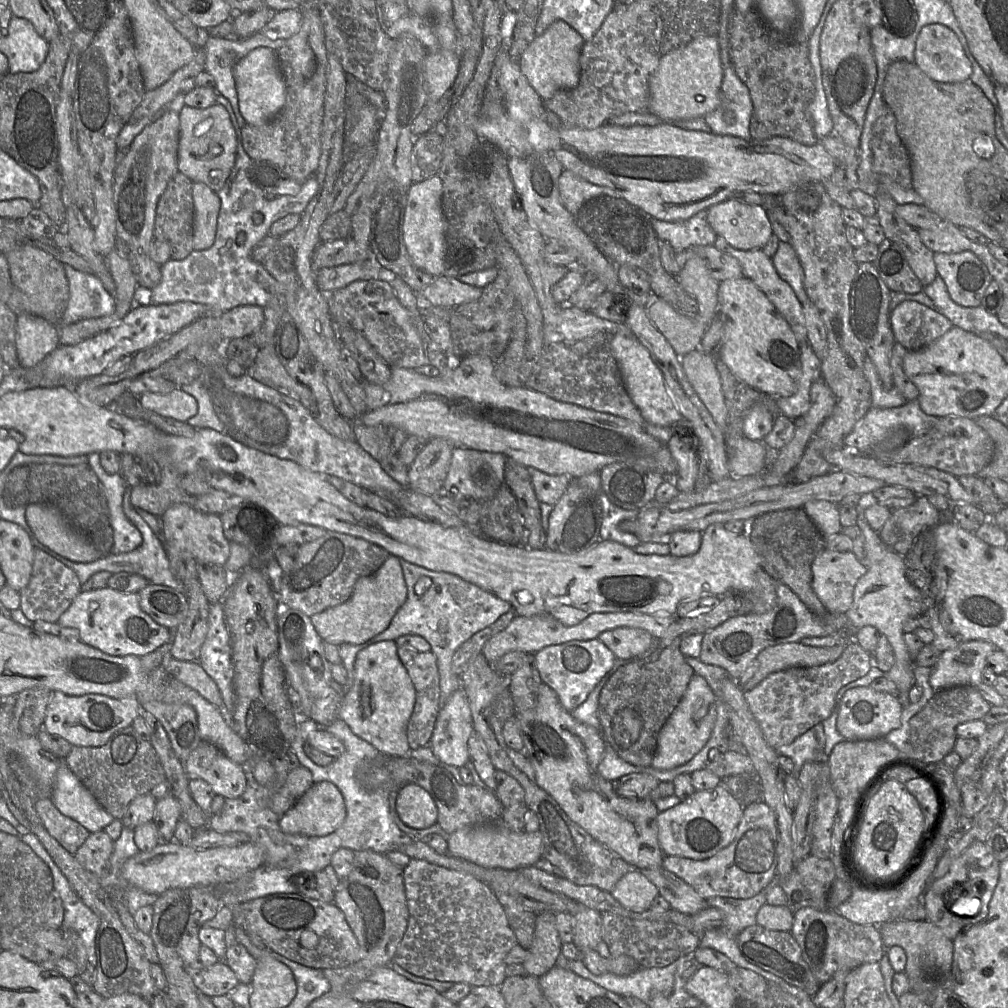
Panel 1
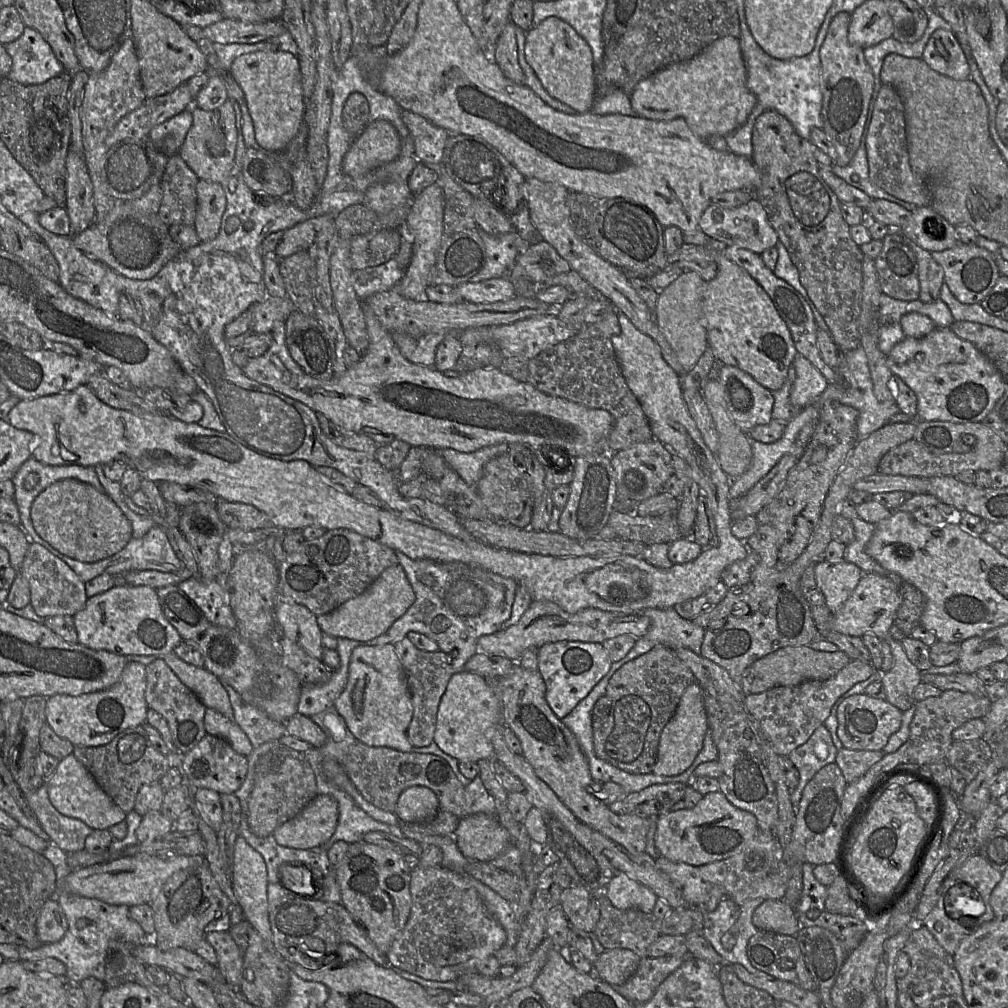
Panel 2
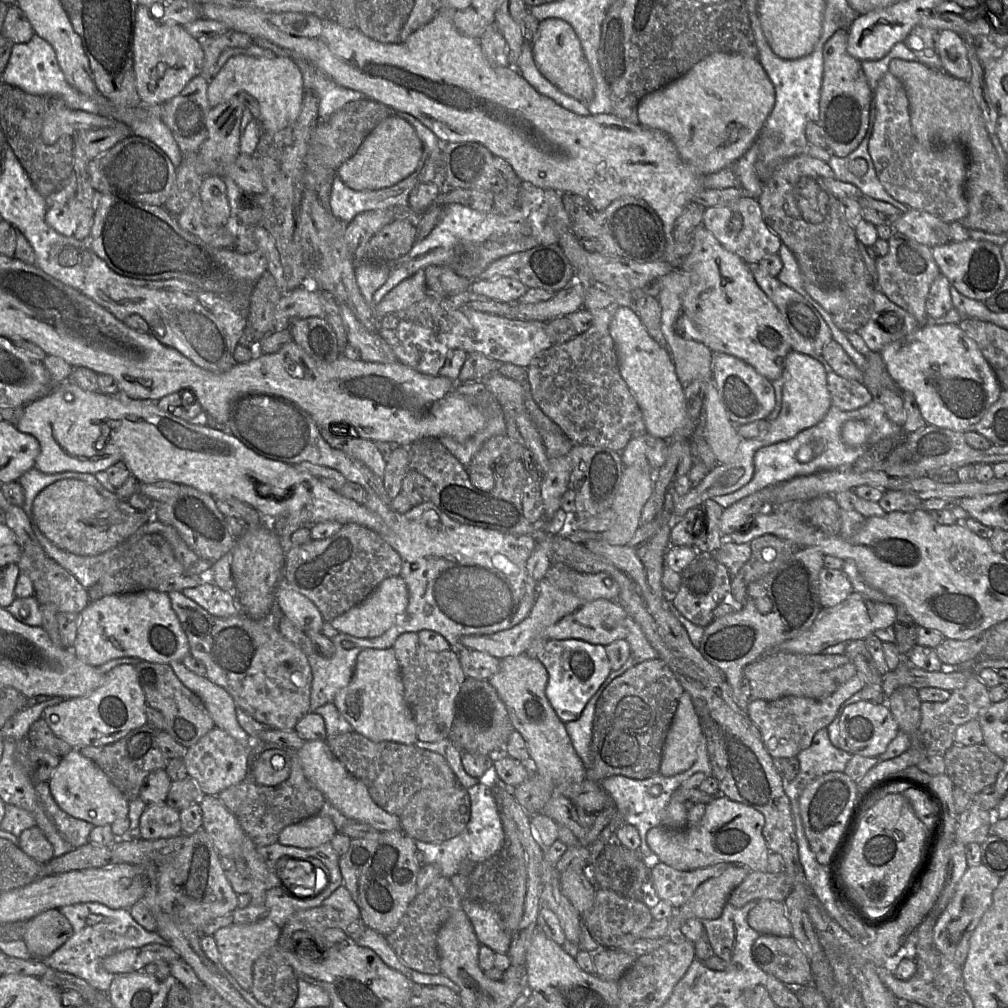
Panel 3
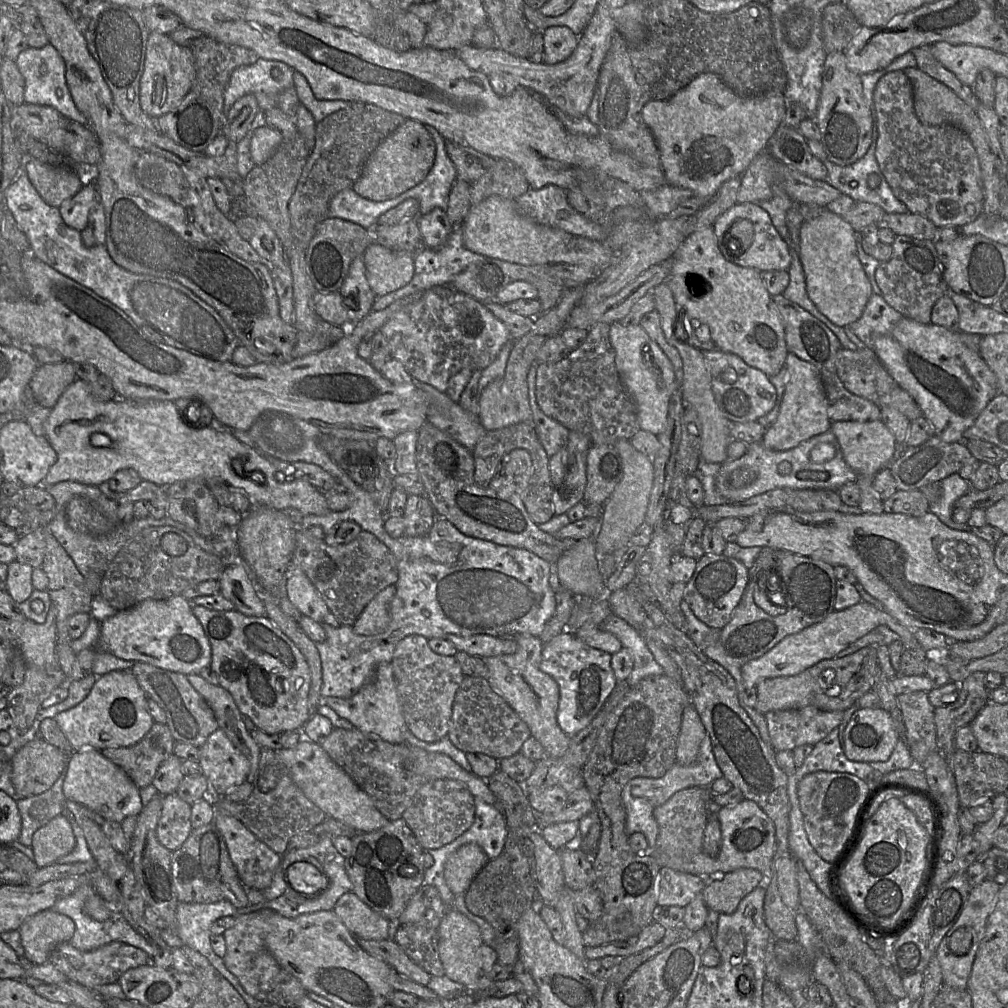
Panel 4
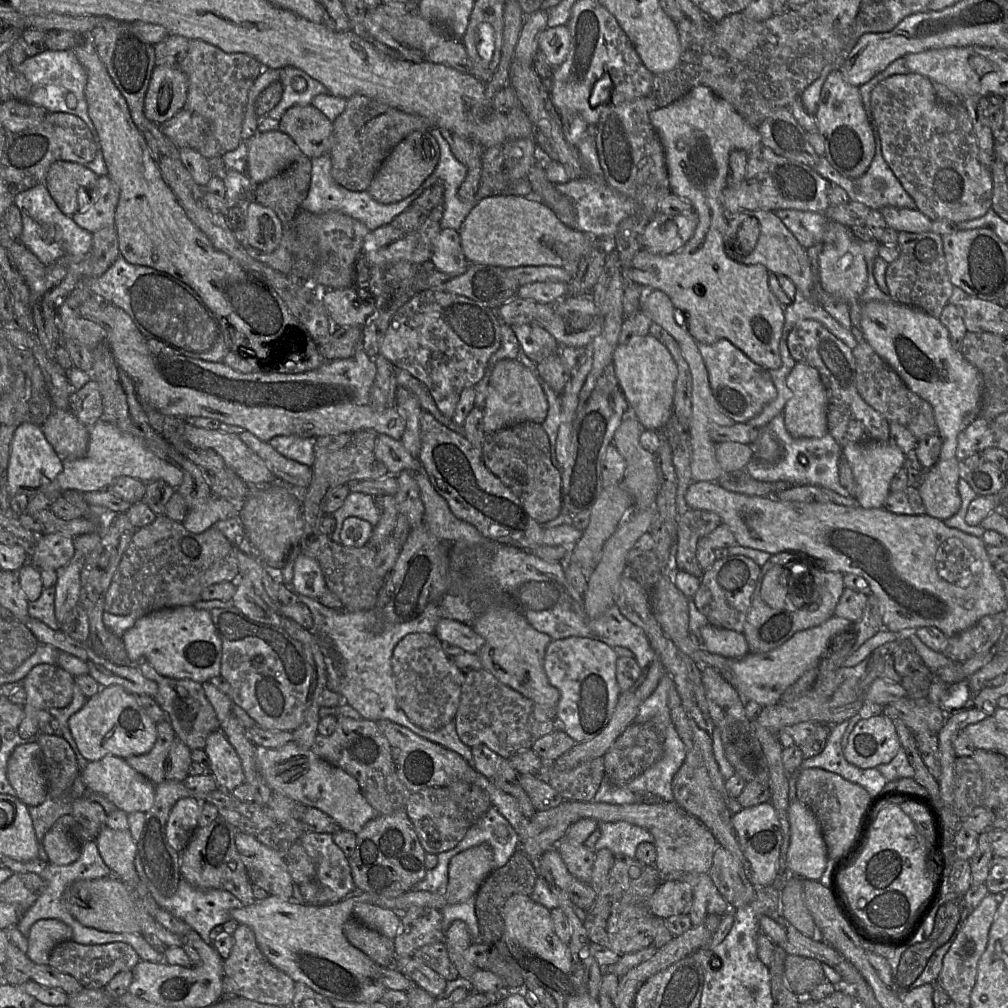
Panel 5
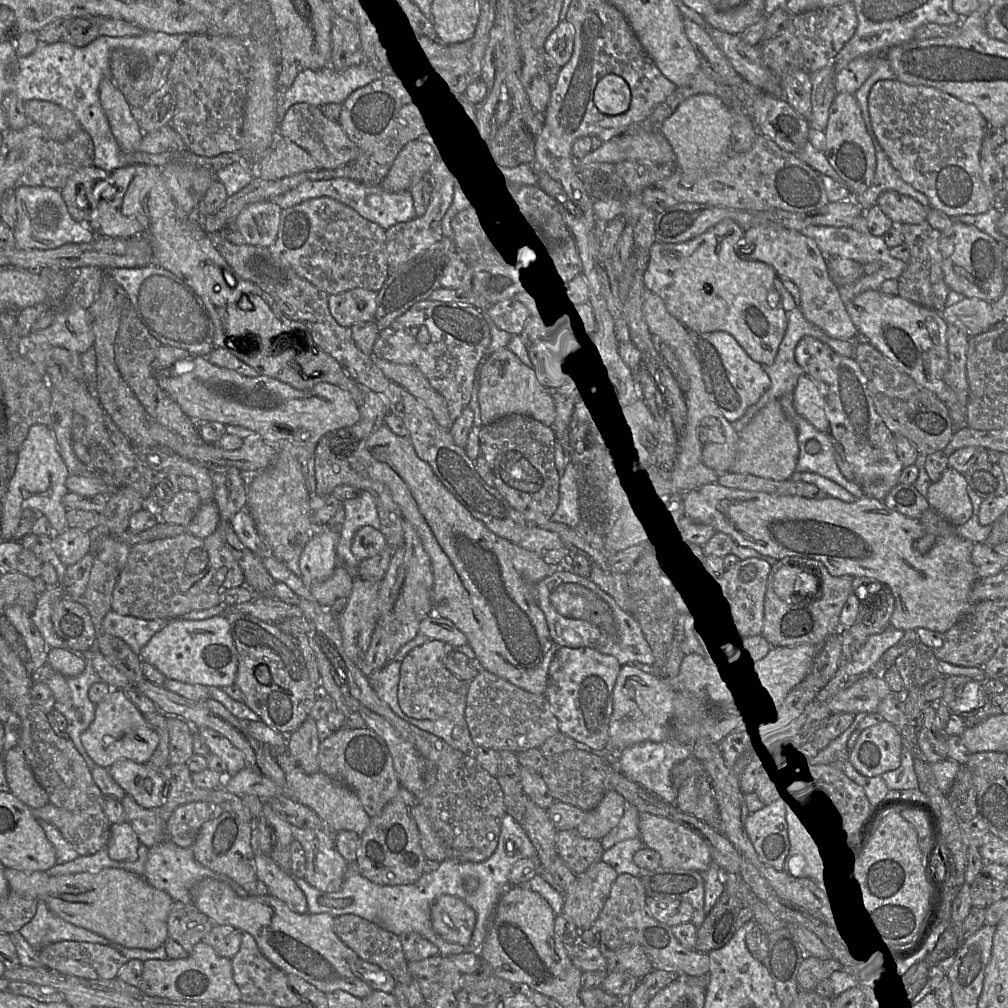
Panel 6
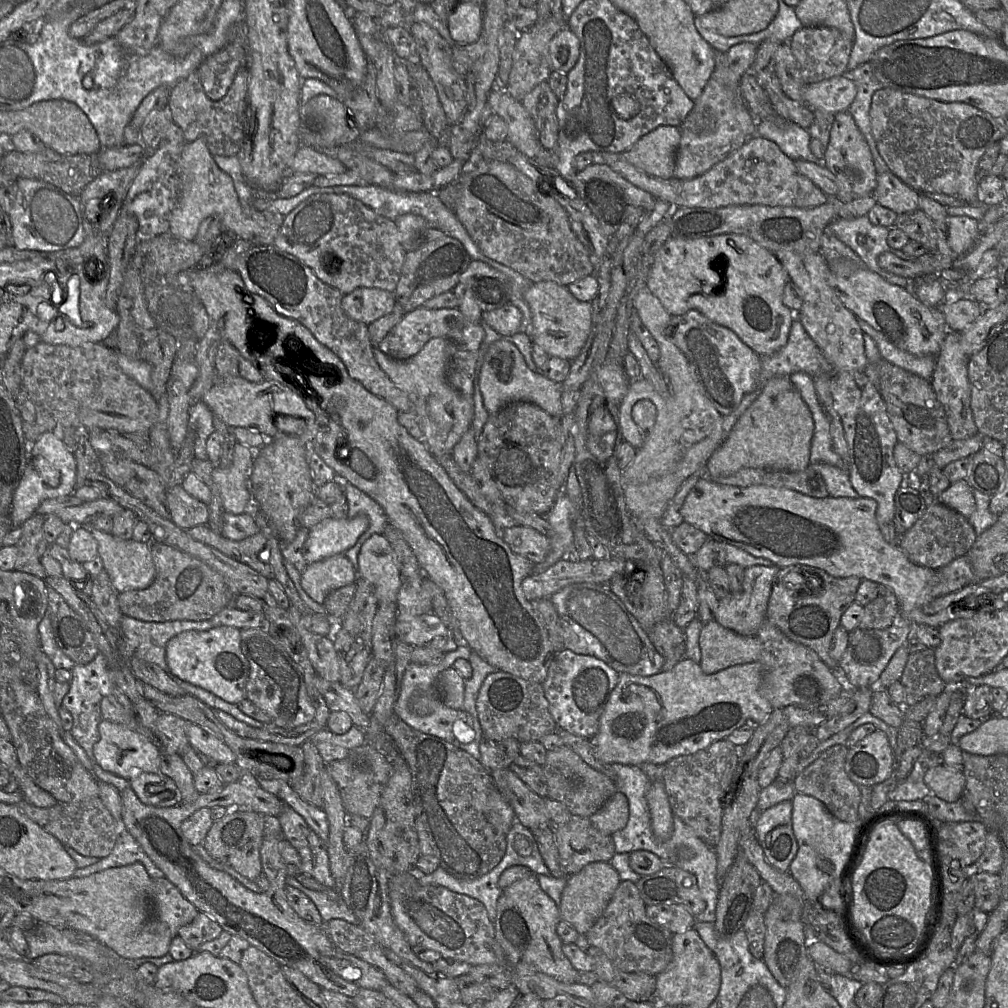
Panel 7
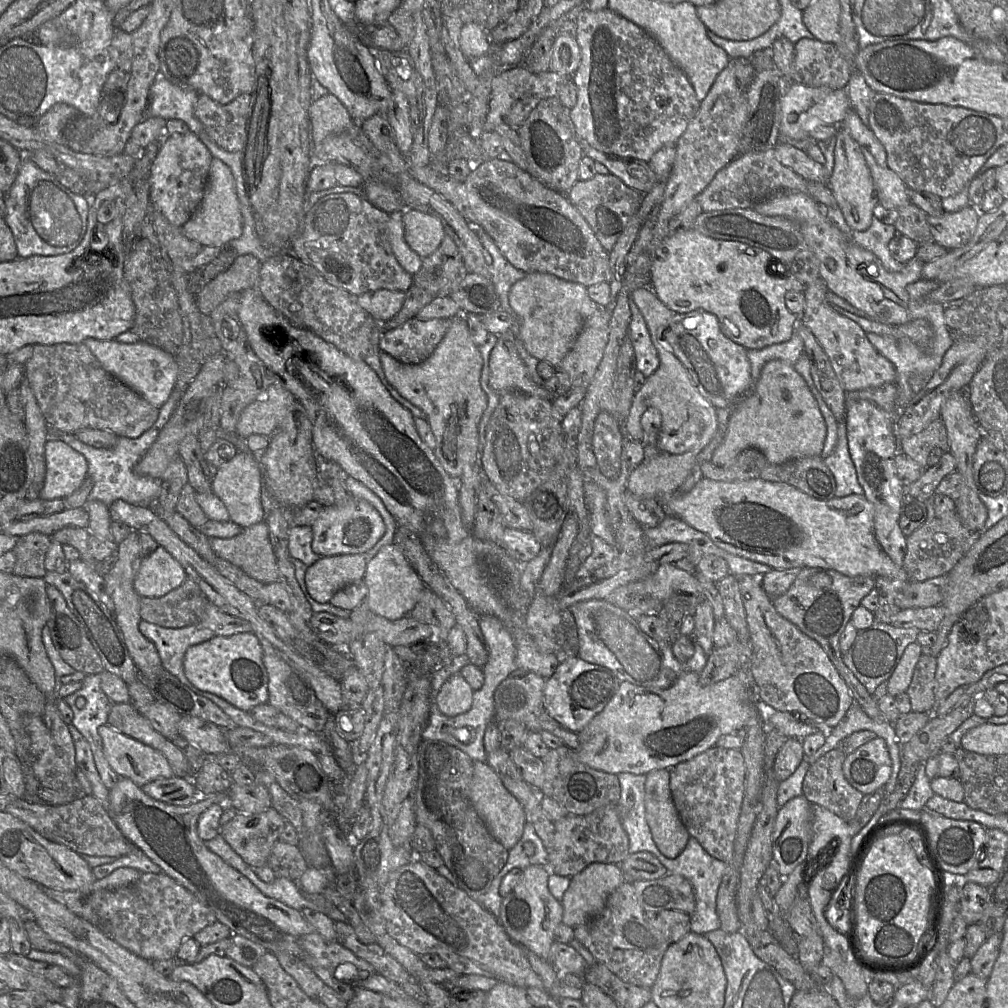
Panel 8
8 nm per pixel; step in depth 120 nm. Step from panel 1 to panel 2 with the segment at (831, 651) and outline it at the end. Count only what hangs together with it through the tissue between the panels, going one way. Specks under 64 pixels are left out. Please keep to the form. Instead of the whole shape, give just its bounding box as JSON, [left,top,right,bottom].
[750,645,850,694]

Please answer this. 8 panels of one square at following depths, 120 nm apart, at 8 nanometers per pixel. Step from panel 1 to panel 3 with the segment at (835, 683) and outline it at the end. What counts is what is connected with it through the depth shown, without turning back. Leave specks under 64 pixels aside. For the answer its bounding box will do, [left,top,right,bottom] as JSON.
[747,673,865,758]

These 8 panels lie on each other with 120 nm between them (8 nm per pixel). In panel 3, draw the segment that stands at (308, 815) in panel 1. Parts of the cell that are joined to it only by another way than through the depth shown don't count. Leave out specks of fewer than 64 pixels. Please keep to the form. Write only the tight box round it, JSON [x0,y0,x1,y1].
[278,814,336,849]

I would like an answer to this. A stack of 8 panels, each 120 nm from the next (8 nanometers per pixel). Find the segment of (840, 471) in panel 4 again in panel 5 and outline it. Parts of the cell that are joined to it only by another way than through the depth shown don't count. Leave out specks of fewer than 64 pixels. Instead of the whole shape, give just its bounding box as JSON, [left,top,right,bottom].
[743,412,850,497]

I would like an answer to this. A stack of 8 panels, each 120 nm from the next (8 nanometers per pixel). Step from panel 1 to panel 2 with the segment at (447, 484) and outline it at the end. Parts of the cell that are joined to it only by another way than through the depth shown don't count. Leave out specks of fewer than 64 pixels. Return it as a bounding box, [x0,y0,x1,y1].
[441,443,509,486]

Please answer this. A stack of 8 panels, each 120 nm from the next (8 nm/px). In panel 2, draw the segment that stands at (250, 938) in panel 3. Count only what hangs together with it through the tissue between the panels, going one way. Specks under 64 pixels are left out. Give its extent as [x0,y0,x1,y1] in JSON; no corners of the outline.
[204,931,244,988]

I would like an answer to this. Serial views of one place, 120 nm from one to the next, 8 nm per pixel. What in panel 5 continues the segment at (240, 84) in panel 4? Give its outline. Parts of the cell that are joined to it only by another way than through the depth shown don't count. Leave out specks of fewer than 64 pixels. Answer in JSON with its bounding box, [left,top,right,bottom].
[248,66,329,121]

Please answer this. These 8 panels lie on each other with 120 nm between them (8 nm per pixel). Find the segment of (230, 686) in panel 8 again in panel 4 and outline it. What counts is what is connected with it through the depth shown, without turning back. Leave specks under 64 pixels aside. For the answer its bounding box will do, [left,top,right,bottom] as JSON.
[96,595,211,675]

